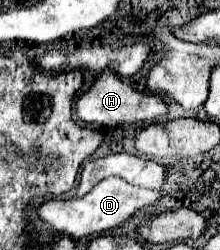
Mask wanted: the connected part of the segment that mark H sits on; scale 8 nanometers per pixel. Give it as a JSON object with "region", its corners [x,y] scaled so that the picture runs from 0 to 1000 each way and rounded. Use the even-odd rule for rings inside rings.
{"region":[[[473,284],[445,324],[382,364],[355,404],[345,404],[345,460],[364,476],[364,492],[382,500],[427,500],[427,508],[509,508],[509,500],[682,500],[709,484],[736,484],[764,452],[755,404],[709,388],[709,380],[673,380],[645,364],[600,356],[591,340],[573,340],[527,292],[509,284]]]}

